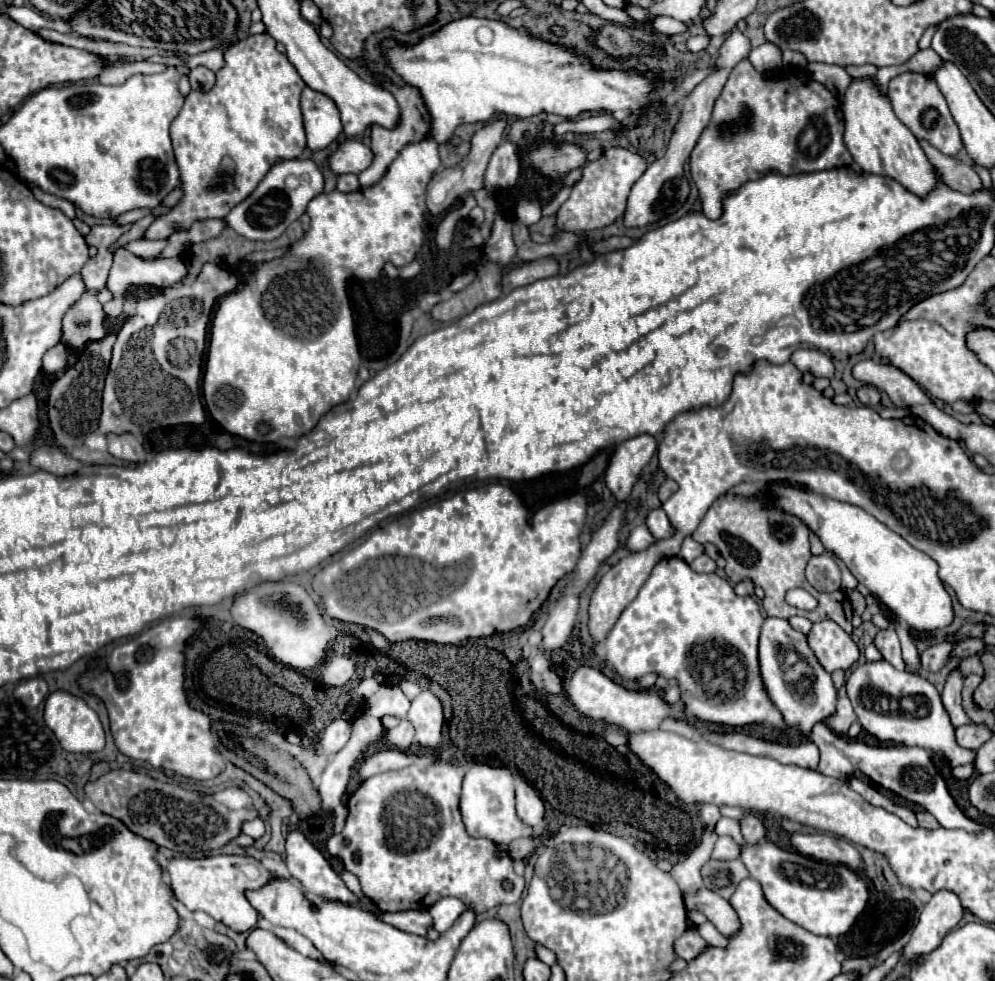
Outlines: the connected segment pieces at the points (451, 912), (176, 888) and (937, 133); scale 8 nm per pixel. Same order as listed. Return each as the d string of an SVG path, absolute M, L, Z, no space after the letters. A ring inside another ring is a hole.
M441 898L439 902L435 902L429 908L429 914L433 916L433 928L437 932L447 932L455 918L459 918L459 914L463 914L463 910L467 910L467 906L457 900L457 898Z
M207 856L207 858L171 858L167 864L169 886L173 896L191 912L205 912L211 918L227 924L235 932L247 932L257 924L257 910L245 900L243 890L259 888L275 872L263 868L261 862L245 856Z
M905 72L889 82L889 100L893 104L895 116L915 134L917 140L927 140L931 146L935 146L939 152L947 156L957 156L963 150L961 134L951 118L951 112L947 108L947 102L937 86L937 82L931 76L917 74L917 72Z

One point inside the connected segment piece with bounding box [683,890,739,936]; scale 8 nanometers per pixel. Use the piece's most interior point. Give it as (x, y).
(721, 914)

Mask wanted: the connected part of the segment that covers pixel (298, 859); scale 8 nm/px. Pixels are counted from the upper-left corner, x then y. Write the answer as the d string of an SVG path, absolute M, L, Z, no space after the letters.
M297 830L289 832L287 836L287 868L289 874L297 882L301 882L301 886L313 898L341 900L347 904L359 902L355 894L347 890L347 886L323 858L323 854Z

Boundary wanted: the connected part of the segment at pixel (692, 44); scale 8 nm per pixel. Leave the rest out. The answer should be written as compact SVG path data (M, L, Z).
M703 34L703 36L691 36L691 38L687 40L687 48L689 48L691 52L705 50L705 48L709 46L709 40L711 40L711 38L707 38L707 34Z

